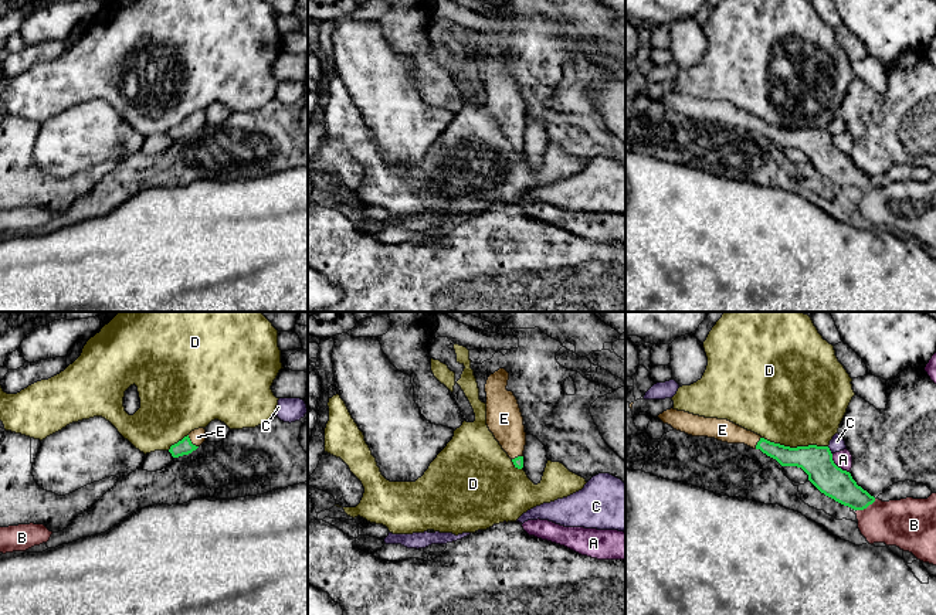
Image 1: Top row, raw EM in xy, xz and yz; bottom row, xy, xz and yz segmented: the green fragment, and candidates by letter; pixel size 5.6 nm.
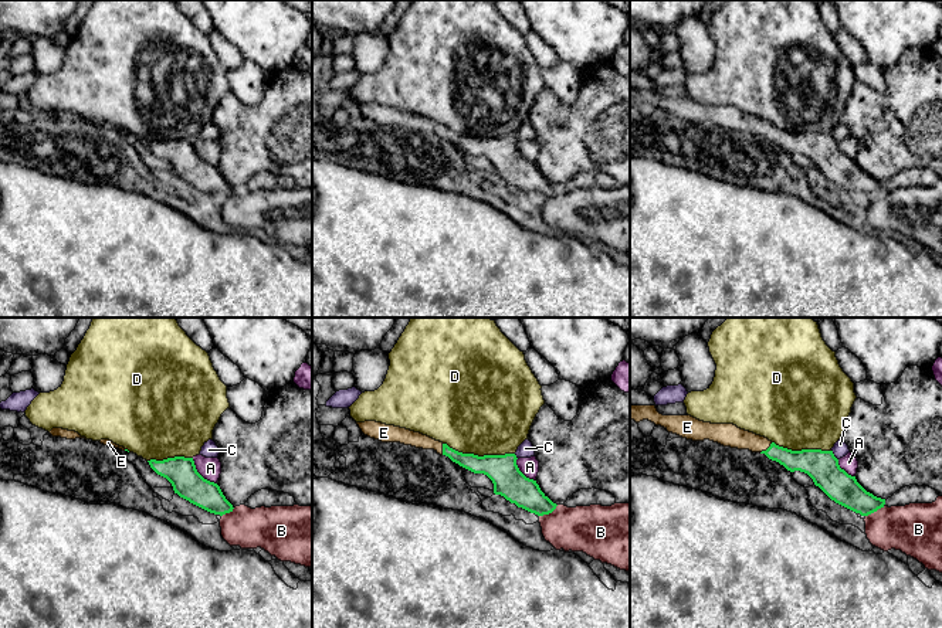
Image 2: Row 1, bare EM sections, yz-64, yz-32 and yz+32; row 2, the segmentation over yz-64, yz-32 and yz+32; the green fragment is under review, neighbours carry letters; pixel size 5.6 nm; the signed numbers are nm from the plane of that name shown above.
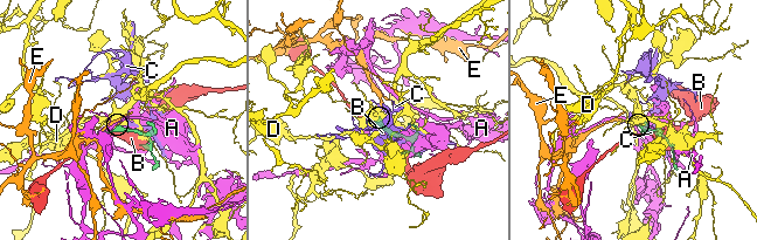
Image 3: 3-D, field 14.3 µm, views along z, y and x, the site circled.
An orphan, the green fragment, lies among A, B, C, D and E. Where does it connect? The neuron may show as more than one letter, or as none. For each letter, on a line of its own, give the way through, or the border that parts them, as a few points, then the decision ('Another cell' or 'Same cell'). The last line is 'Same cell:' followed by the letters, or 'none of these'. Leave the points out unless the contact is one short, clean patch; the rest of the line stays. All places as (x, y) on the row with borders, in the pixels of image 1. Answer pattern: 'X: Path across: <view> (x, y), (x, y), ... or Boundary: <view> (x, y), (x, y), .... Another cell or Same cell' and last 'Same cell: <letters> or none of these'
A: Another cell
B: Another cell
C: Another cell
D: Another cell
E: Path across: xy (185, 447), (190, 442), (197, 437). Same cell
Same cell: E

